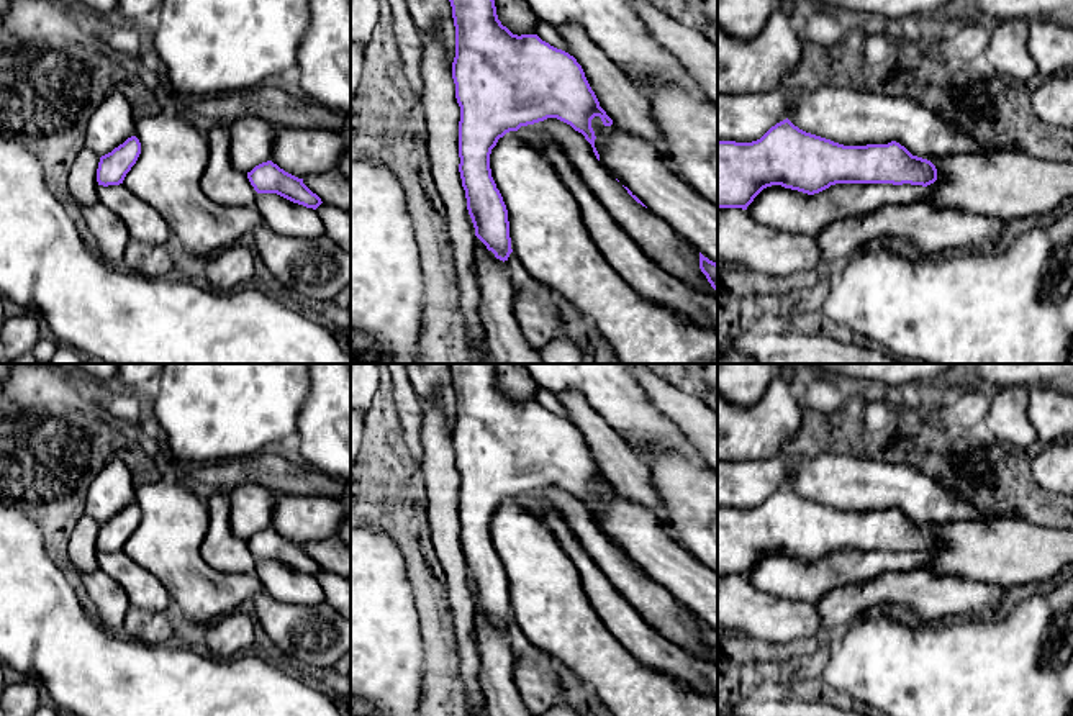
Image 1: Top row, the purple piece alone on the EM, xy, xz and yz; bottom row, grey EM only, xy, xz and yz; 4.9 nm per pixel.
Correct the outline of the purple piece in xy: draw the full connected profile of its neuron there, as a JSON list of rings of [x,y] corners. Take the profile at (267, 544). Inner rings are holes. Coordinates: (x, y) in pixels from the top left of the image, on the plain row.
[[[272,528],[256,532],[247,539],[247,546],[257,560],[277,560],[313,577],[323,570],[321,565],[303,551],[303,546],[285,539]]]

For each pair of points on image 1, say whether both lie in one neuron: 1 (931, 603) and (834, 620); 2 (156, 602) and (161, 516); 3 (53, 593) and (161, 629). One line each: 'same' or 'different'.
1: same
2: different
3: different

